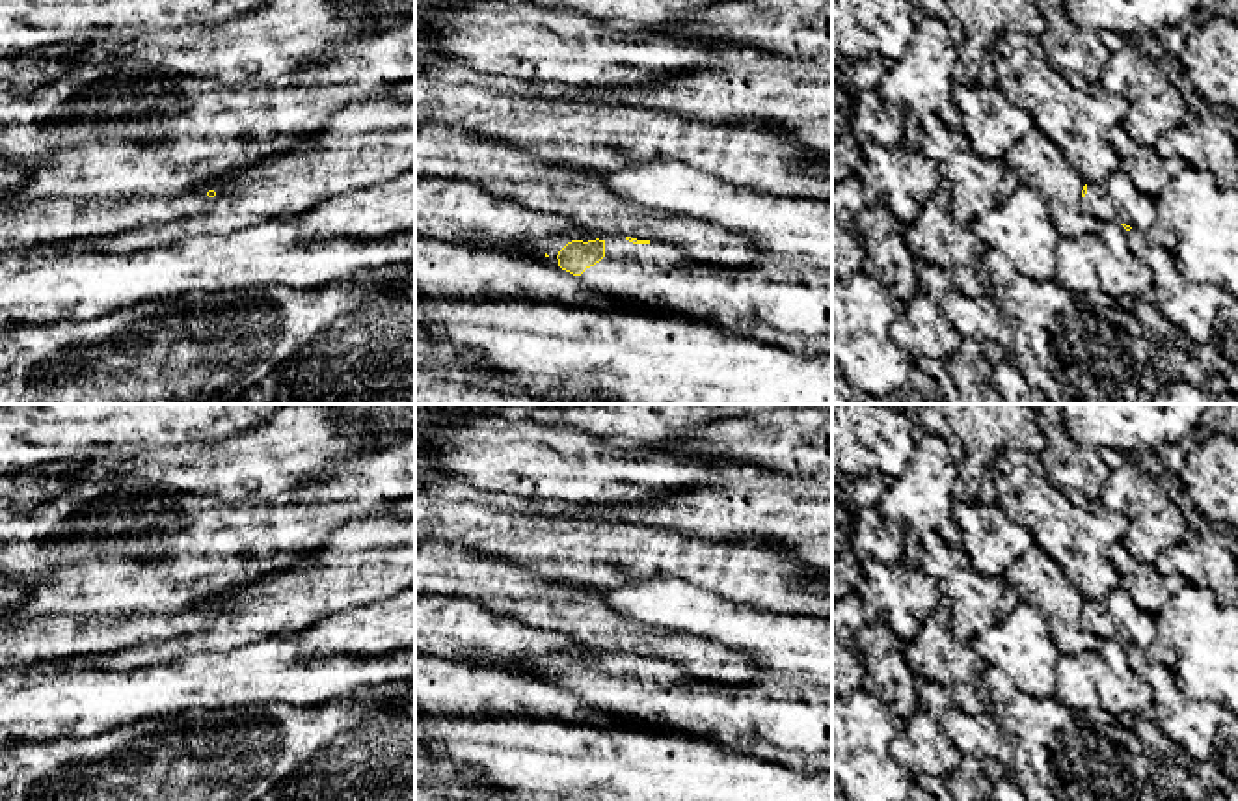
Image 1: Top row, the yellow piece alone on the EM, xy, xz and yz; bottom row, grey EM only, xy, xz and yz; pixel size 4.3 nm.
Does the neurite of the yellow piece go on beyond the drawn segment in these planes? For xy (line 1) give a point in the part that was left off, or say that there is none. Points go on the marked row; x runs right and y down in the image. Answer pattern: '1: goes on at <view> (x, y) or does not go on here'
1: does not go on here

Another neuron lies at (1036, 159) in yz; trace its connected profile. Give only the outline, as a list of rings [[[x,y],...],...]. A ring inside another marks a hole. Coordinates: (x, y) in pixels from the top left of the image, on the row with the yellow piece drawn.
[[[1033,127],[1003,156],[1020,184],[1039,190],[1050,205],[1057,231],[1078,238],[1098,231],[1100,222],[1087,210],[1082,175],[1067,162],[1057,143]]]

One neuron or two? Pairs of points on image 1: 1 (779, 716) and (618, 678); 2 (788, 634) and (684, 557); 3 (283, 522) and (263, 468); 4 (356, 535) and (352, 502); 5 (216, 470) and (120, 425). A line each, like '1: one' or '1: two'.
1: one
2: two
3: two
4: two
5: two

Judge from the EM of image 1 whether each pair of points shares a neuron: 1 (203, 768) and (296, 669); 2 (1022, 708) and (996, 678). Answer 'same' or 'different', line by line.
1: different
2: same

